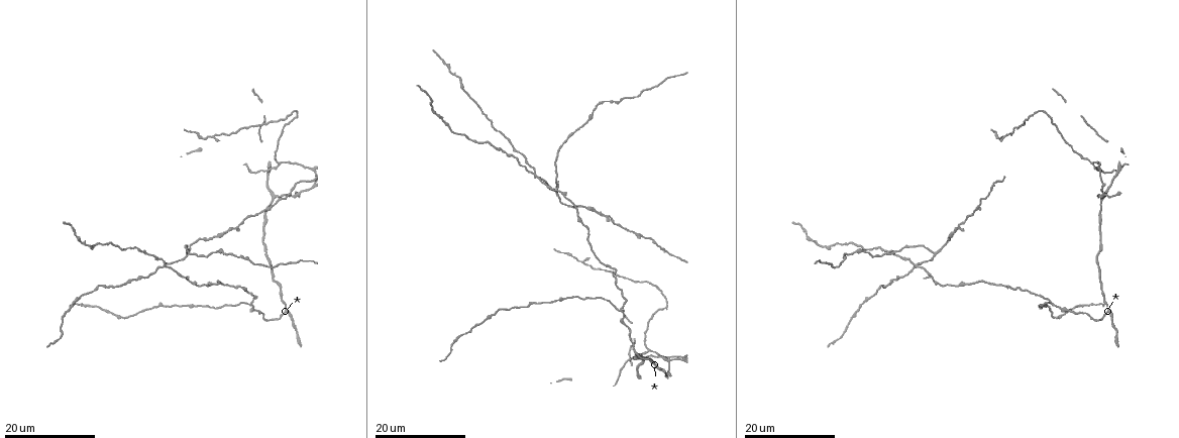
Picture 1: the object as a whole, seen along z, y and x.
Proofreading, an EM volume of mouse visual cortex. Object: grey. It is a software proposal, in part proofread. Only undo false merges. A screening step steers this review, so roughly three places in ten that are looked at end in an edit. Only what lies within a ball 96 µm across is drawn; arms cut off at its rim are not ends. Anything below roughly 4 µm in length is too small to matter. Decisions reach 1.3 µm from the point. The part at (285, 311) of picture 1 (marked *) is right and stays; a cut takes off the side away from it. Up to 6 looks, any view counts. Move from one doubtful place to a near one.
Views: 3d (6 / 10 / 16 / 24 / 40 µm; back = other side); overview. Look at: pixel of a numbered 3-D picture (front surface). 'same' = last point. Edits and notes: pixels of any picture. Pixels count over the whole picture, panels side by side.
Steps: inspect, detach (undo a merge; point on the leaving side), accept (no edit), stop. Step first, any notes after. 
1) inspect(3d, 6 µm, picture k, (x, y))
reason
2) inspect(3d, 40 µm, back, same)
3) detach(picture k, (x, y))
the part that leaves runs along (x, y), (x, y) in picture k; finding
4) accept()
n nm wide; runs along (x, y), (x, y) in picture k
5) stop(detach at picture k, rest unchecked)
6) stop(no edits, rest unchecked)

inspect(3d, 16 µm, picture 1, (276, 197))
arms part here

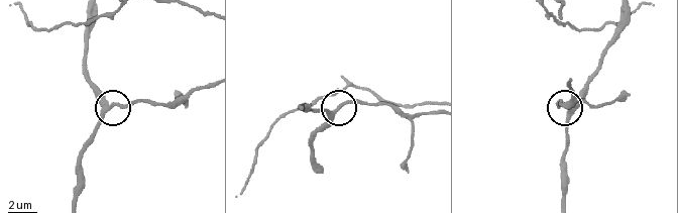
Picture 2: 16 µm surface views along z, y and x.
inspect(3d, 6 µm, picture 2, (335, 113))

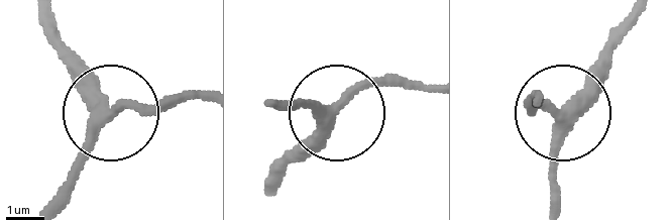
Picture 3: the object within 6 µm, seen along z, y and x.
inspect(3d, 6 µm, back, picture 3, (560, 109))

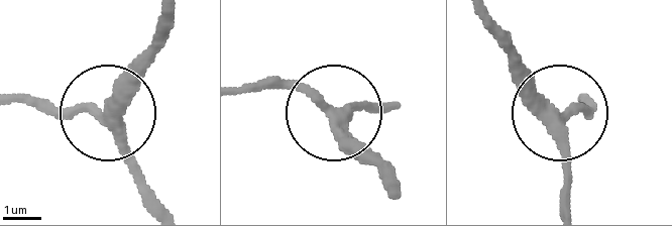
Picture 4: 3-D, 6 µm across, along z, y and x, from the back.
accept()
320 nm wide; all the same neuron

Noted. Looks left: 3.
inspect(3d, 16 µm, picture 1, (621, 312))
a fork

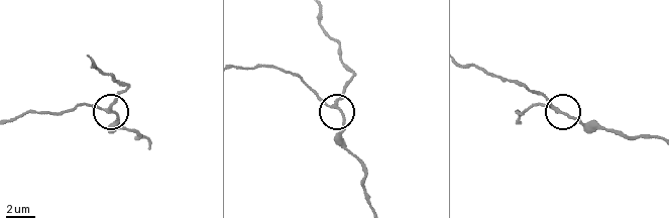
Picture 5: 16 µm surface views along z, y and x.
inspect(3d, 10 µm, picture 5, (108, 110))

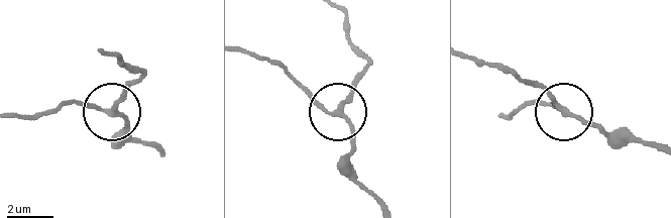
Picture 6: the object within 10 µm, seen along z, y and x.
accept()
runs along (656, 149), (598, 132), (546, 105), (520, 105) in picture 6; all the same neuron

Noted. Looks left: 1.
stop(no edits, rest unchecked)

